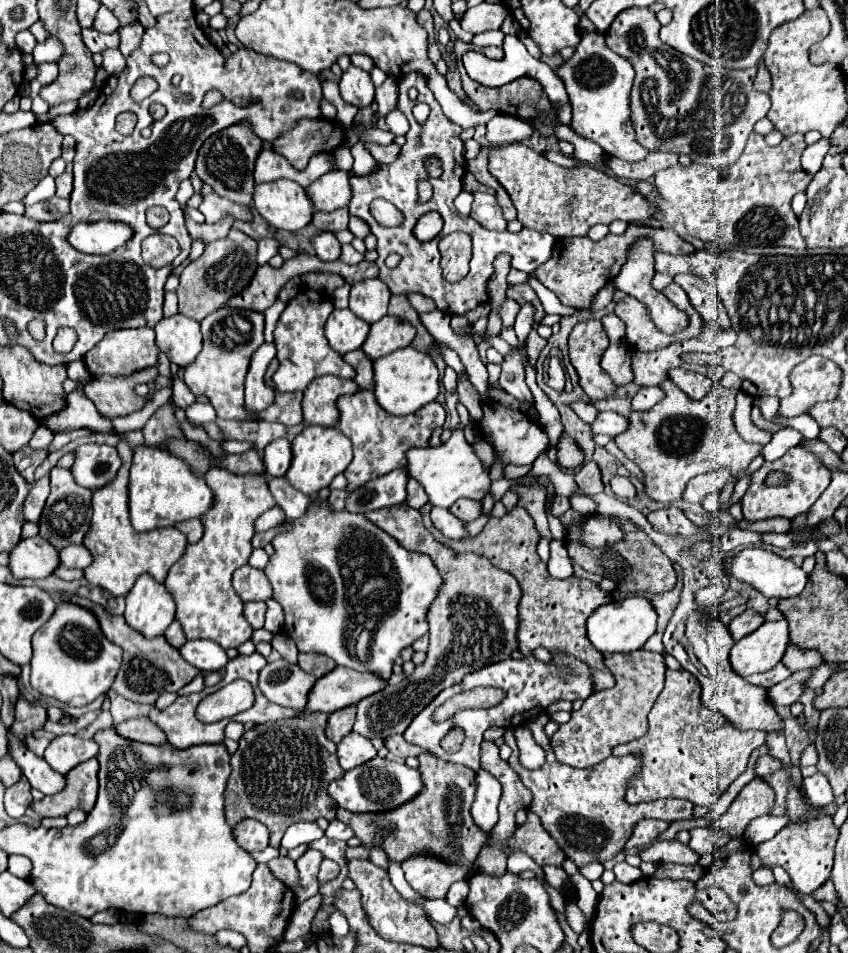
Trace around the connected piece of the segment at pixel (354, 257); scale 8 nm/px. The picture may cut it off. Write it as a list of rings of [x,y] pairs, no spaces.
[[[344,244],[344,246],[342,246],[340,260],[342,260],[342,262],[346,262],[346,264],[358,264],[358,262],[362,262],[362,260],[364,260],[364,254],[356,252],[350,244]]]

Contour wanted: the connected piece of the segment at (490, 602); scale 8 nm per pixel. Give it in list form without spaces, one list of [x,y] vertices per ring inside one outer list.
[[[408,504],[372,510],[366,514],[366,518],[396,538],[398,544],[406,550],[430,556],[438,568],[438,574],[442,576],[442,586],[428,610],[428,658],[424,664],[416,666],[414,672],[400,684],[388,684],[382,692],[372,694],[358,704],[354,732],[372,740],[386,738],[390,734],[402,734],[410,720],[420,710],[424,710],[444,688],[458,684],[464,674],[510,658],[512,650],[516,650],[516,614],[518,596],[522,596],[522,590],[518,588],[514,576],[494,568],[484,556],[470,552],[458,554],[434,540],[434,536],[424,528],[420,512],[408,508]]]

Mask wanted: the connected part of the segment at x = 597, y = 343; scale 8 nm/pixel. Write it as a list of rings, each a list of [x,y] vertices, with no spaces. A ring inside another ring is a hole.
[[[580,322],[570,334],[570,364],[578,372],[580,386],[592,398],[592,402],[608,398],[616,388],[610,376],[606,376],[606,372],[600,368],[602,353],[608,345],[608,334],[600,322]]]

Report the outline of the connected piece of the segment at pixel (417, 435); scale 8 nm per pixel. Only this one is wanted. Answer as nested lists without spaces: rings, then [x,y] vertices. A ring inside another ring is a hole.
[[[358,390],[356,394],[346,394],[338,398],[338,410],[340,410],[340,422],[338,428],[344,436],[348,436],[354,444],[354,460],[346,468],[344,476],[348,480],[348,486],[344,490],[332,490],[328,500],[334,510],[344,510],[346,498],[364,486],[370,480],[376,480],[396,468],[406,466],[406,452],[410,448],[424,448],[430,446],[430,436],[434,428],[444,424],[446,412],[440,402],[430,402],[408,416],[392,416],[384,412],[384,408],[376,402],[376,396],[372,390]]]

